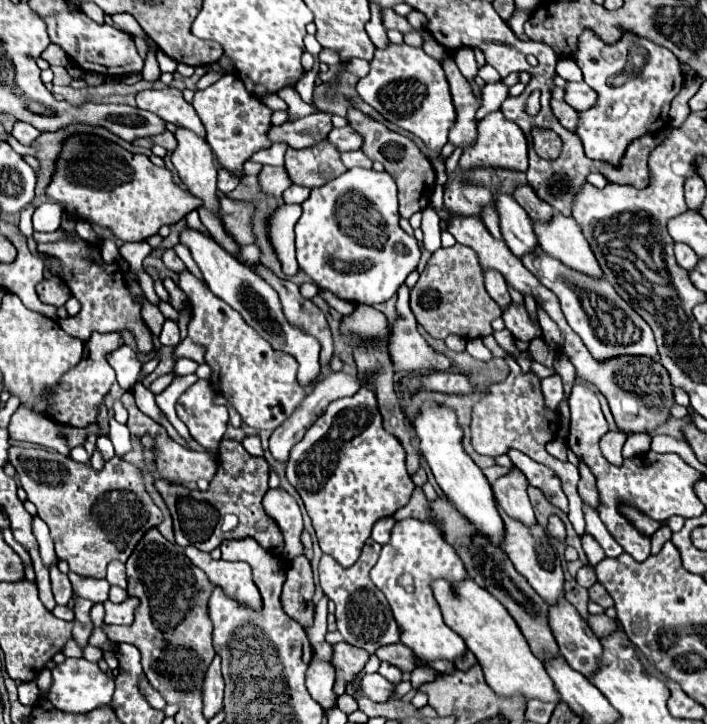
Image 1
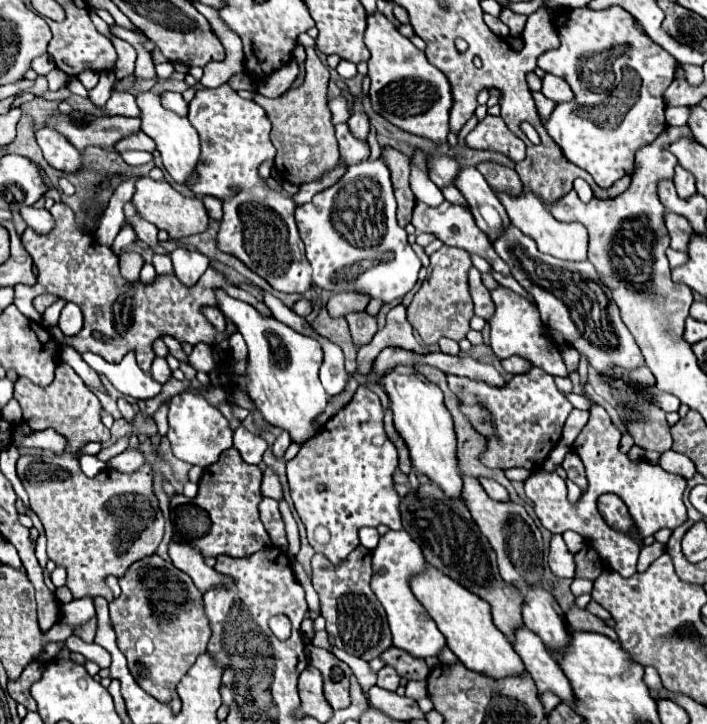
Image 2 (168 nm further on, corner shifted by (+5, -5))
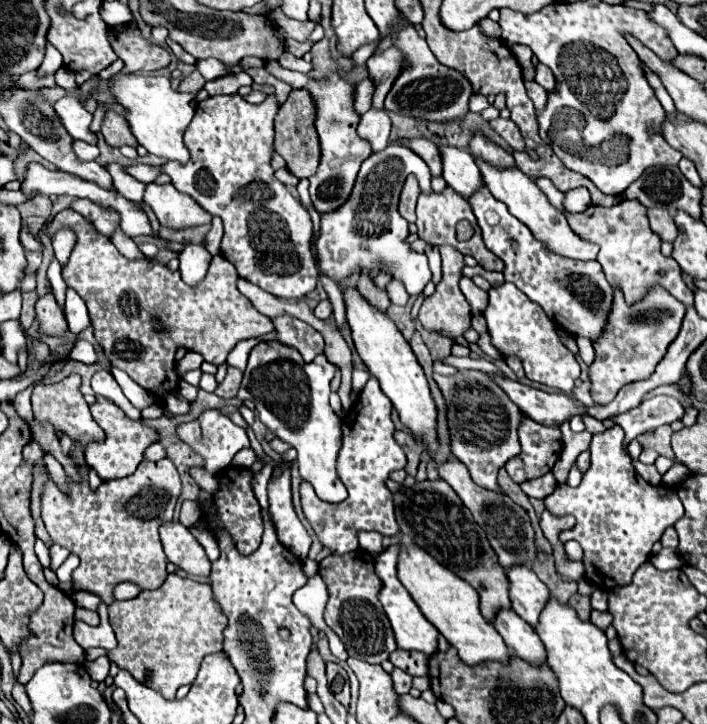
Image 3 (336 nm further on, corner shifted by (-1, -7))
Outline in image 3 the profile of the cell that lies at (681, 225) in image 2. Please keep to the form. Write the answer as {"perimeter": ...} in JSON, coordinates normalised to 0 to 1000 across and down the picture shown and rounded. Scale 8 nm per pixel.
{"perimeter":[[[921,287],[915,298],[918,298],[918,307],[921,307],[921,315],[935,326],[935,331],[952,337],[955,326],[960,323],[952,298],[938,287]]]}

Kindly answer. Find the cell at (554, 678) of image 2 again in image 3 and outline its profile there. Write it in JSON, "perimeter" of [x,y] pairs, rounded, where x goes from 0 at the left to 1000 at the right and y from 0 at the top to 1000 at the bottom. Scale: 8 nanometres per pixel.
{"perimeter":[[[709,843],[697,865],[703,867],[703,873],[709,876],[709,881],[714,884],[726,903],[731,903],[740,912],[748,912],[757,920],[774,917],[774,901],[760,873],[726,843]]]}

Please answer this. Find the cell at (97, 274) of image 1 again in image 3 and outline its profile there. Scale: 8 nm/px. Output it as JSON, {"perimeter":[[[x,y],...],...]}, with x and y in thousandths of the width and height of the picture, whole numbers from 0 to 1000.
{"perimeter":[[[103,287],[86,290],[64,312],[64,323],[75,329],[89,315],[109,320],[98,362],[86,373],[92,392],[123,420],[134,470],[143,475],[151,497],[216,547],[250,536],[250,481],[279,483],[293,500],[310,506],[335,472],[366,467],[389,453],[386,442],[361,428],[355,414],[335,401],[338,378],[313,351],[301,354],[296,376],[281,395],[264,395],[253,376],[239,376],[222,359],[180,359],[151,326],[134,320]]]}

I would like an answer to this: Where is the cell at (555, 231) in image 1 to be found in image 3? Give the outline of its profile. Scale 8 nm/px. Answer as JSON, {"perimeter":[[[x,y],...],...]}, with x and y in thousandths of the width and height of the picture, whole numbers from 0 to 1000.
{"perimeter":[[[675,221],[675,229],[683,240],[683,249],[686,249],[686,257],[692,260],[692,265],[709,276],[711,282],[717,282],[720,293],[734,301],[751,320],[754,326],[771,337],[771,343],[777,348],[785,348],[791,354],[802,354],[802,356],[813,356],[813,359],[842,359],[844,356],[844,348],[847,348],[847,340],[844,337],[836,337],[833,331],[825,331],[822,326],[816,326],[808,312],[802,309],[799,298],[777,282],[777,276],[768,271],[768,265],[762,265],[757,249],[751,249],[748,243],[743,243],[737,235],[731,232],[700,232],[700,229],[692,229],[680,221]]]}

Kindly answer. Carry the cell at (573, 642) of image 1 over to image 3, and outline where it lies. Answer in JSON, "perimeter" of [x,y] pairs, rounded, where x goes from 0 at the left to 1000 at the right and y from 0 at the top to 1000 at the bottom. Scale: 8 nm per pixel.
{"perimeter":[[[726,782],[717,787],[723,804],[723,834],[726,843],[751,865],[762,862],[762,848],[777,831],[777,812],[760,798],[760,793],[745,782]]]}

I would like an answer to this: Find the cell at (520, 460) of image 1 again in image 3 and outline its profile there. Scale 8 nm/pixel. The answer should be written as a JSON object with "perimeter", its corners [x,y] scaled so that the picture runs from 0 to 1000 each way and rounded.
{"perimeter":[[[864,588],[850,599],[839,599],[836,608],[836,644],[833,649],[825,655],[825,663],[819,671],[809,674],[801,667],[788,669],[785,677],[768,688],[771,702],[782,710],[782,713],[813,713],[816,724],[805,732],[796,732],[791,738],[793,749],[802,746],[816,746],[825,757],[825,779],[827,779],[827,798],[842,807],[850,815],[864,815],[870,809],[881,809],[890,807],[898,787],[918,773],[921,768],[921,754],[935,743],[935,735],[946,727],[952,727],[963,713],[966,713],[966,696],[958,685],[958,680],[941,677],[935,669],[924,671],[915,663],[909,663],[898,646],[895,646],[895,635],[887,627],[884,616],[884,597],[878,588]]]}

